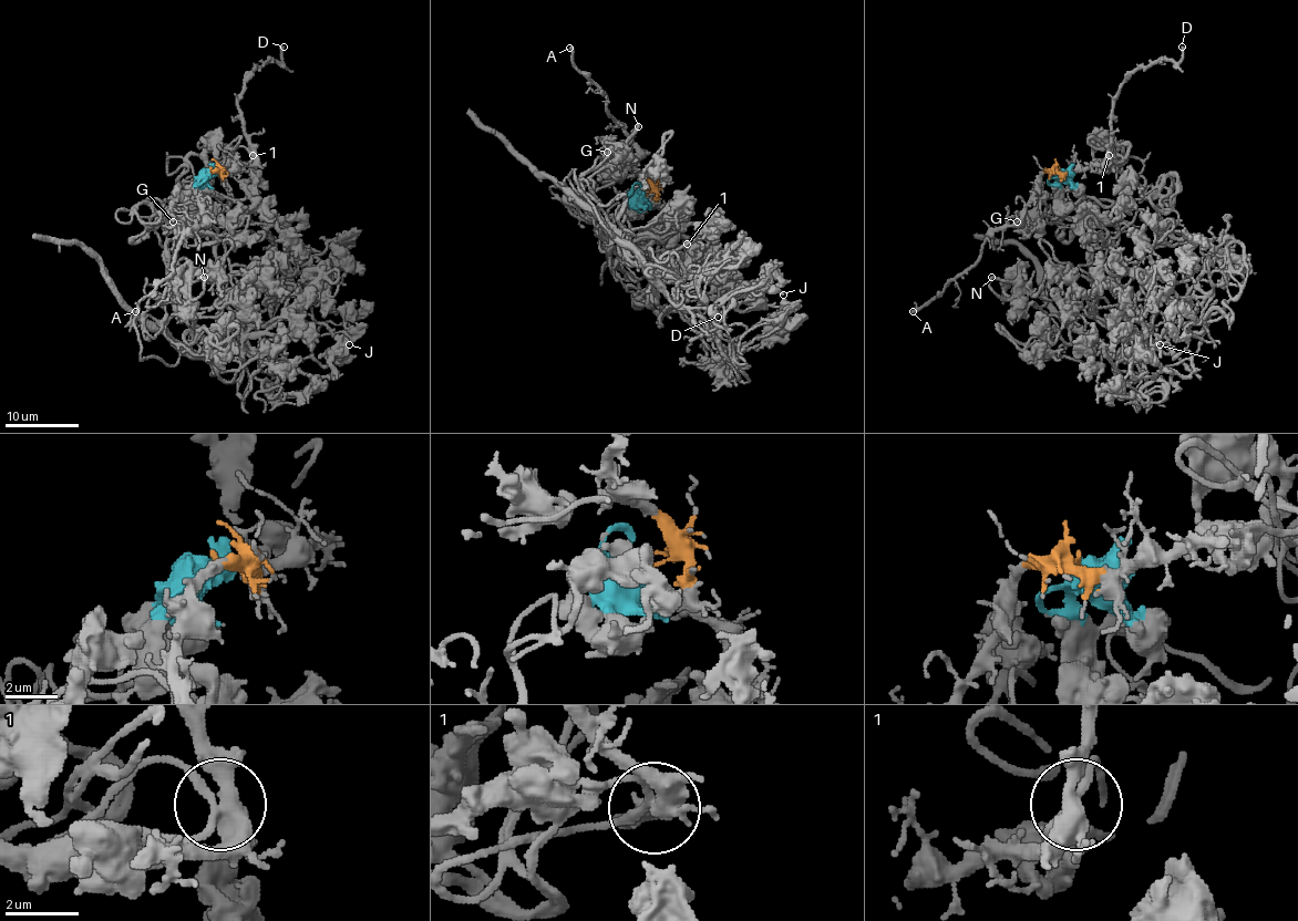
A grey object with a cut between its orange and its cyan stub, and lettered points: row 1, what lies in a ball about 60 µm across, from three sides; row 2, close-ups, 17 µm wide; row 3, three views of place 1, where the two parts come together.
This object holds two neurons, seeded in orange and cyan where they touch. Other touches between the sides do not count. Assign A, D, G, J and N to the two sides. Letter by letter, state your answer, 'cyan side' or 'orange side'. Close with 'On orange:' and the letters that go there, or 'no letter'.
A: orange side
D: orange side
G: cyan side
J: cyan side
N: cyan side
On orange: A, D

